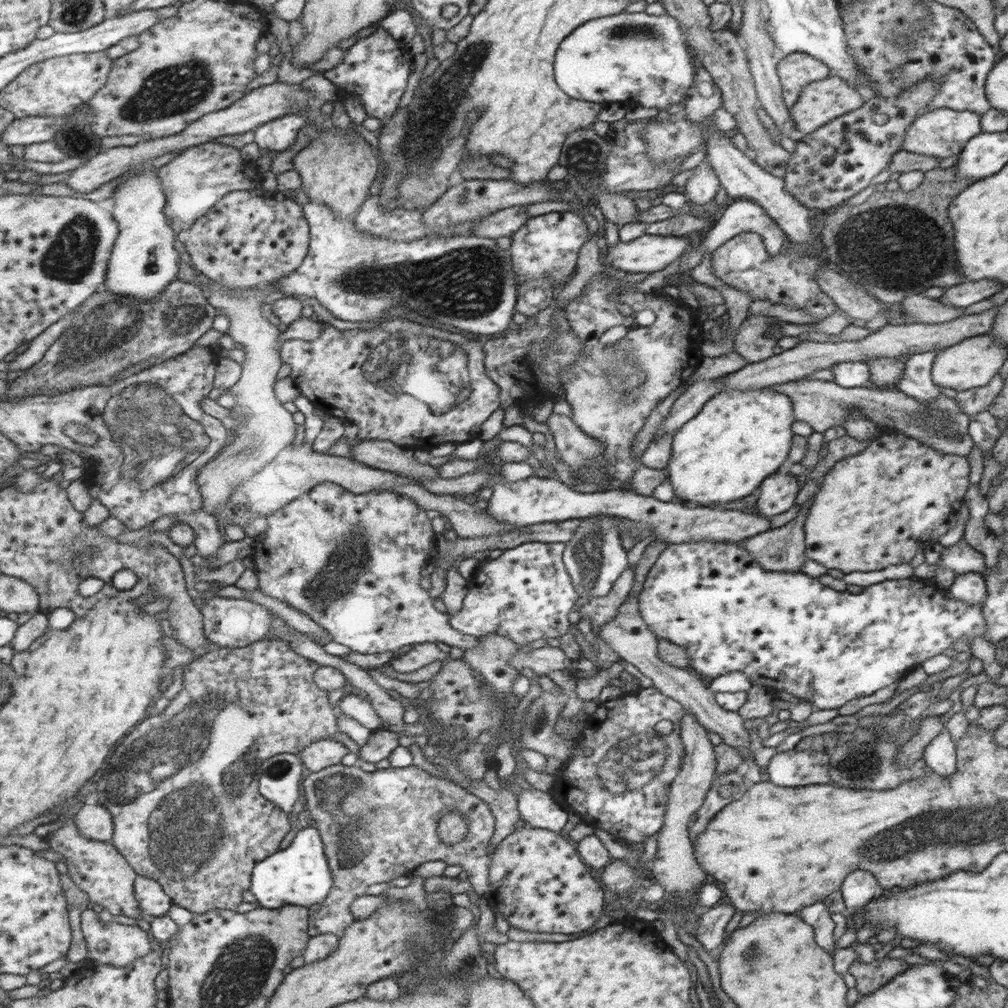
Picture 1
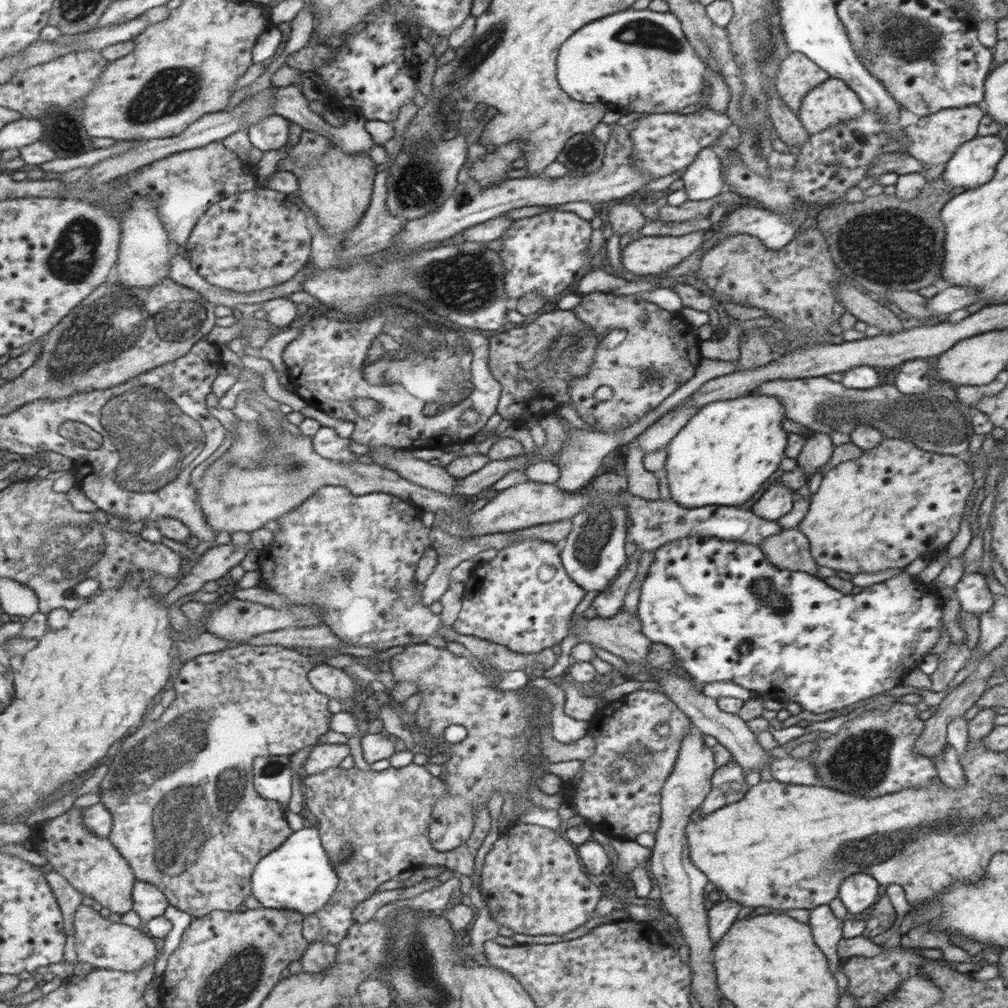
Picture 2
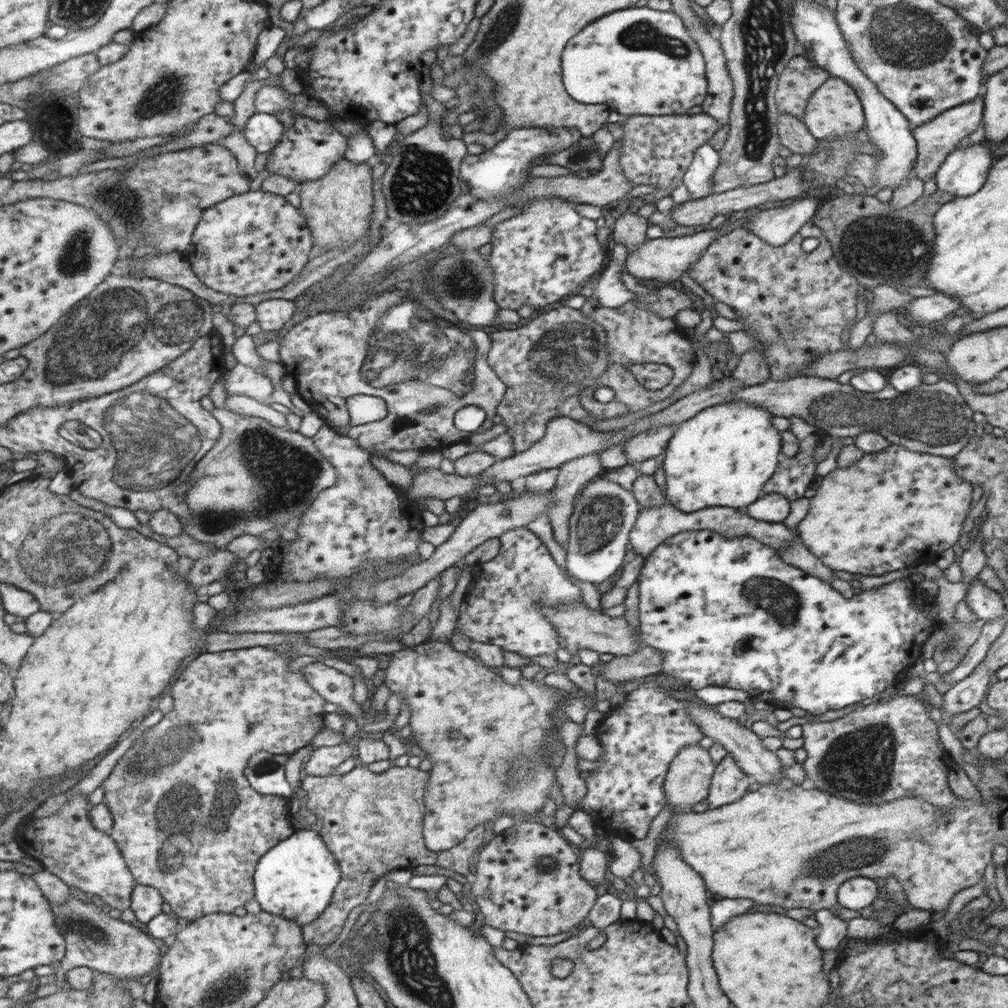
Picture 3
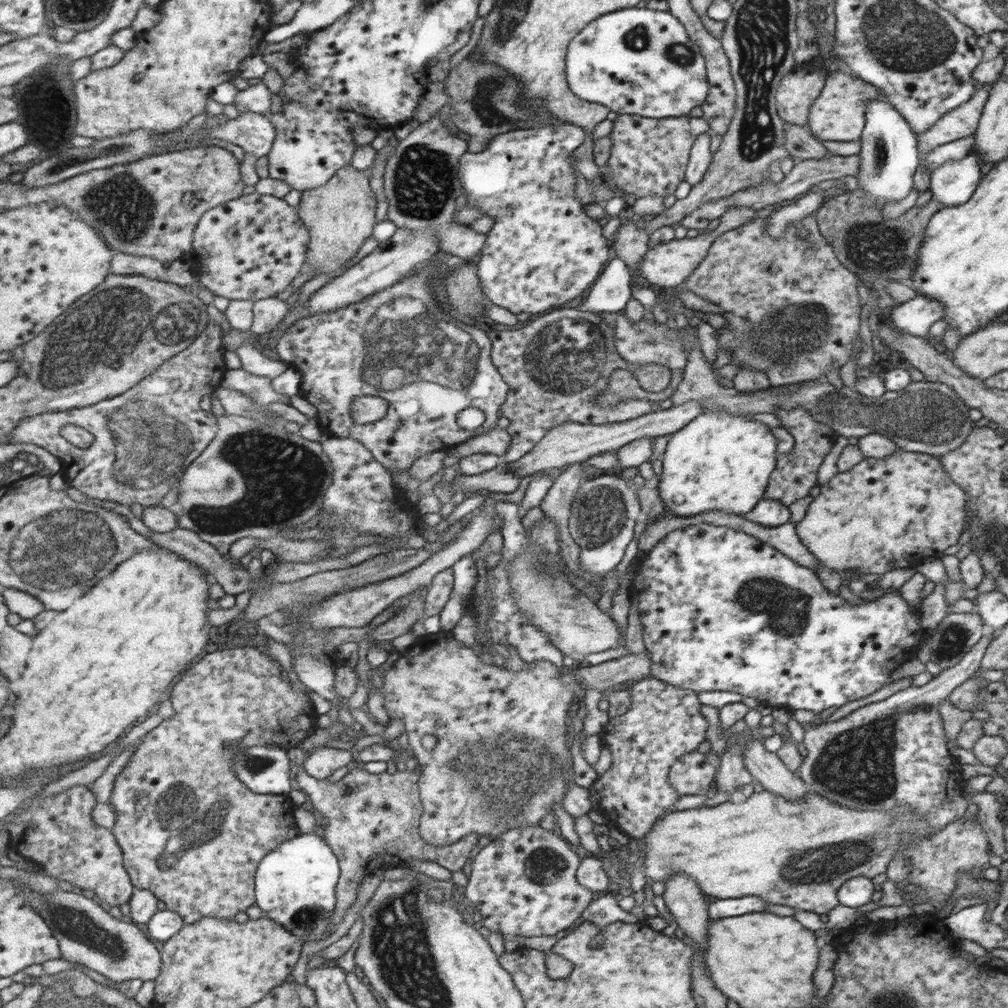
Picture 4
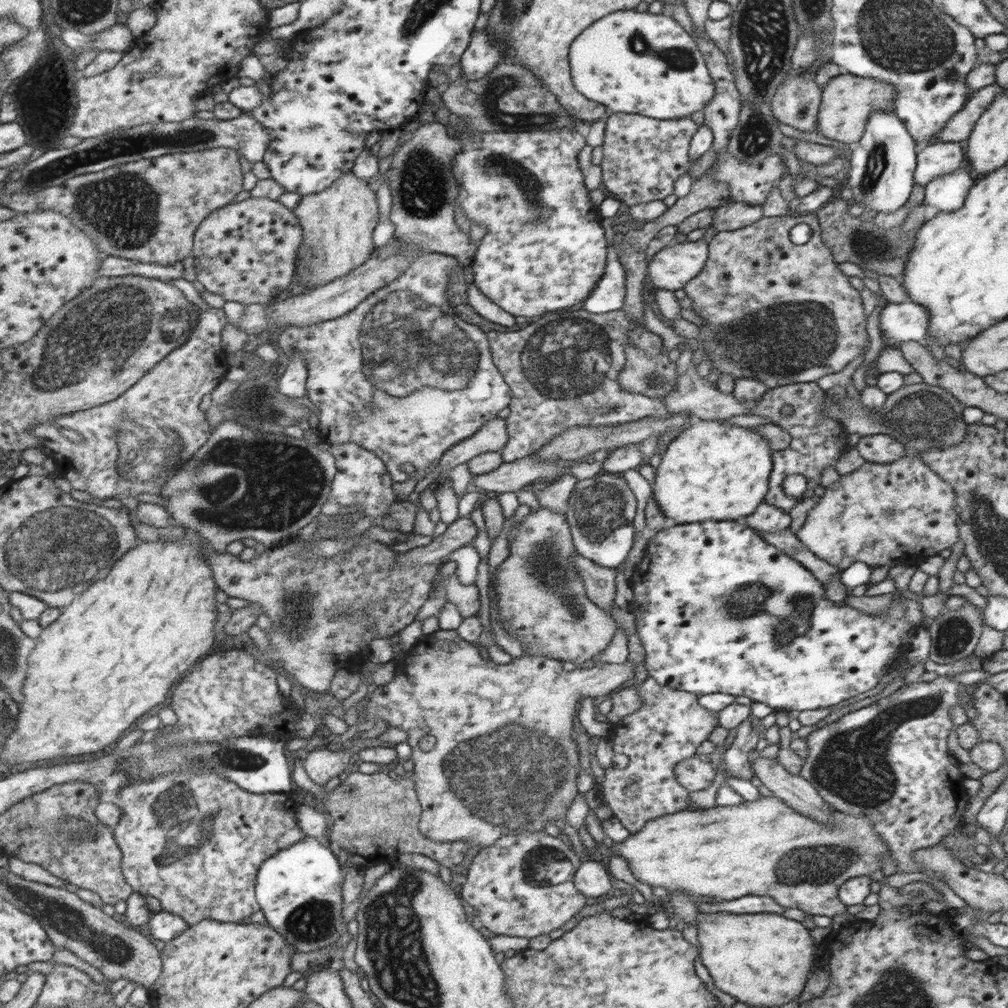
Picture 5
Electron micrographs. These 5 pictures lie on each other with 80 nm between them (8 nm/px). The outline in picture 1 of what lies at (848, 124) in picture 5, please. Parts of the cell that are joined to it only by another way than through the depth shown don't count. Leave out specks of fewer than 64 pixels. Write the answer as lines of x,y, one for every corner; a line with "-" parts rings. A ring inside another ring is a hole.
836,76
811,82
802,90
799,99
788,111
794,122
793,128
803,135
811,134
820,127
823,127
823,124
830,122
830,120
856,110
865,101
864,94
861,91
857,90
854,86
848,85
846,81

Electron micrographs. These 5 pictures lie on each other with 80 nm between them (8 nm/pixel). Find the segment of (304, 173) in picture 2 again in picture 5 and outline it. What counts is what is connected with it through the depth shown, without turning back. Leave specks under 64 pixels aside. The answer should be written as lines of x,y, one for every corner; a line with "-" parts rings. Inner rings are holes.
353,171
323,192
303,195
294,213
301,221
304,241
298,252
297,274
291,290
312,290
341,279
363,266
377,249
373,235
381,221
378,195

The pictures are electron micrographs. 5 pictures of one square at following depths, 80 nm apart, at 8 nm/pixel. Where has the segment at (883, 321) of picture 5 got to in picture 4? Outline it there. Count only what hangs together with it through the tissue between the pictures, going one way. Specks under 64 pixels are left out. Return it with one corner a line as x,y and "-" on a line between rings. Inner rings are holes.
919,295
890,308
883,317
897,331
923,337
930,324
942,318
942,304

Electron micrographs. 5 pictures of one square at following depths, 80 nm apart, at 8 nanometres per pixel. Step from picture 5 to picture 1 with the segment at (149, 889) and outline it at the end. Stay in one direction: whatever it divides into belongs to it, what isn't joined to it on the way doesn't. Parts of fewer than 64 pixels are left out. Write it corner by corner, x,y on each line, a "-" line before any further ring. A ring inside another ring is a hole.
263,639
246,647
219,647
217,650
211,650
183,666
185,686
181,694
173,700
172,705
158,715
150,716
127,738
127,744
123,742
109,758
108,765
104,769
105,774
97,783
94,799
99,800
99,804
112,812
114,818
112,843
123,856
126,856
139,875
159,881
164,891
172,897
174,904
192,914
205,914
215,909
237,910
237,906
243,904
243,894
251,890
254,868
259,862
281,850
281,842
291,832
291,820
280,806
267,800
260,792
260,764
261,761
278,755
299,755
310,744
331,738
333,734
340,732
339,712
335,711
333,704
329,702
329,691
319,688
315,682
314,674
319,669
320,664
317,661
295,652
287,640

